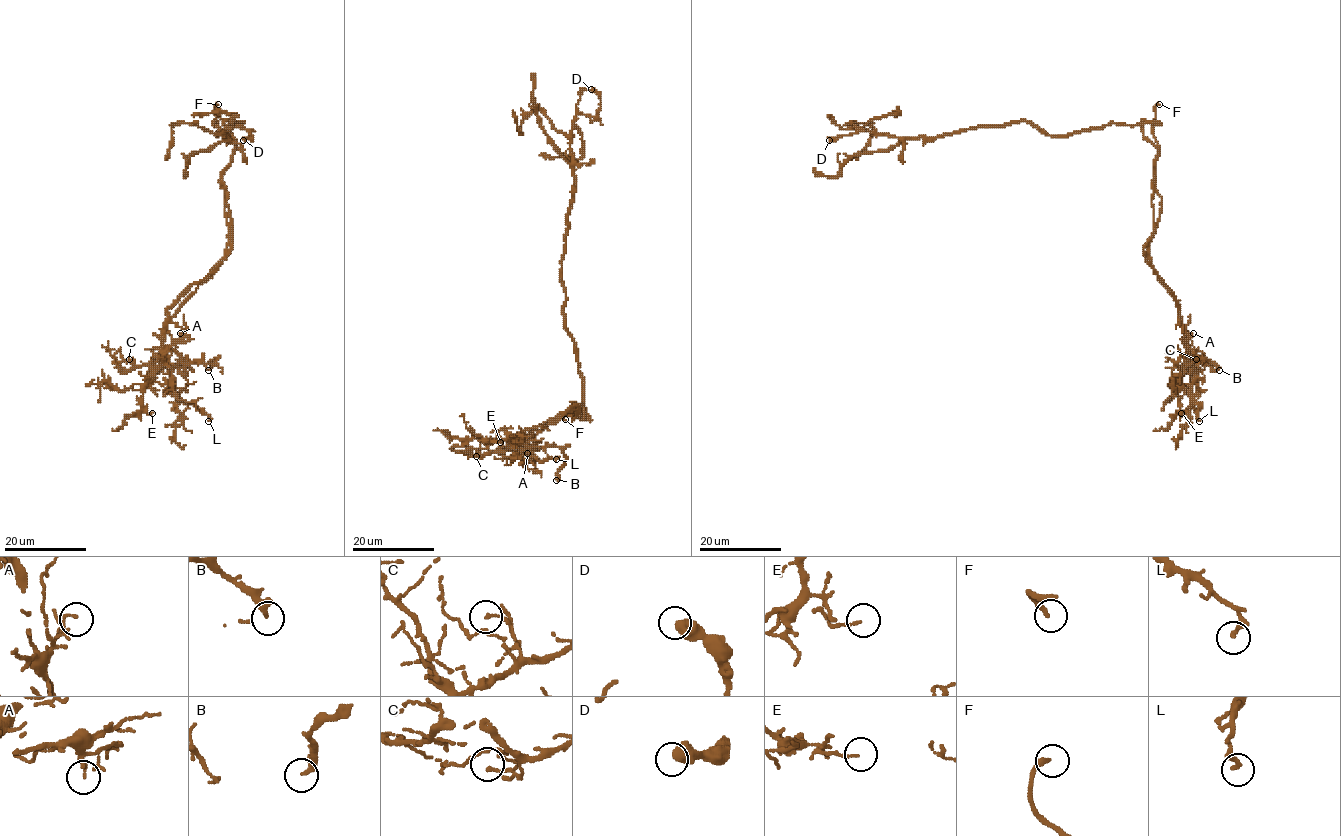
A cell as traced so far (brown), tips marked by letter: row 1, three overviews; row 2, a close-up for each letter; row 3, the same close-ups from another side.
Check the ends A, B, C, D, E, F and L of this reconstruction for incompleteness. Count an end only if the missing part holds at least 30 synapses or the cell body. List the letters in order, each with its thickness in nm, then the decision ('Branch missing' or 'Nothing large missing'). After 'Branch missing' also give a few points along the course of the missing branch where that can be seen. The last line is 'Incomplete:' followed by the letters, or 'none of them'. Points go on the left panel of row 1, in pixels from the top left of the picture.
A: Thickness 110 nm. Nothing large missing
B: Thickness 360 nm. Nothing large missing
C: Thickness 140 nm. Nothing large missing
D: Thickness 600 nm. Nothing large missing
E: Thickness 100 nm. Nothing large missing
F: Thickness 240 nm. Branch missing
L: Thickness 220 nm. Nothing large missing
Incomplete: F

